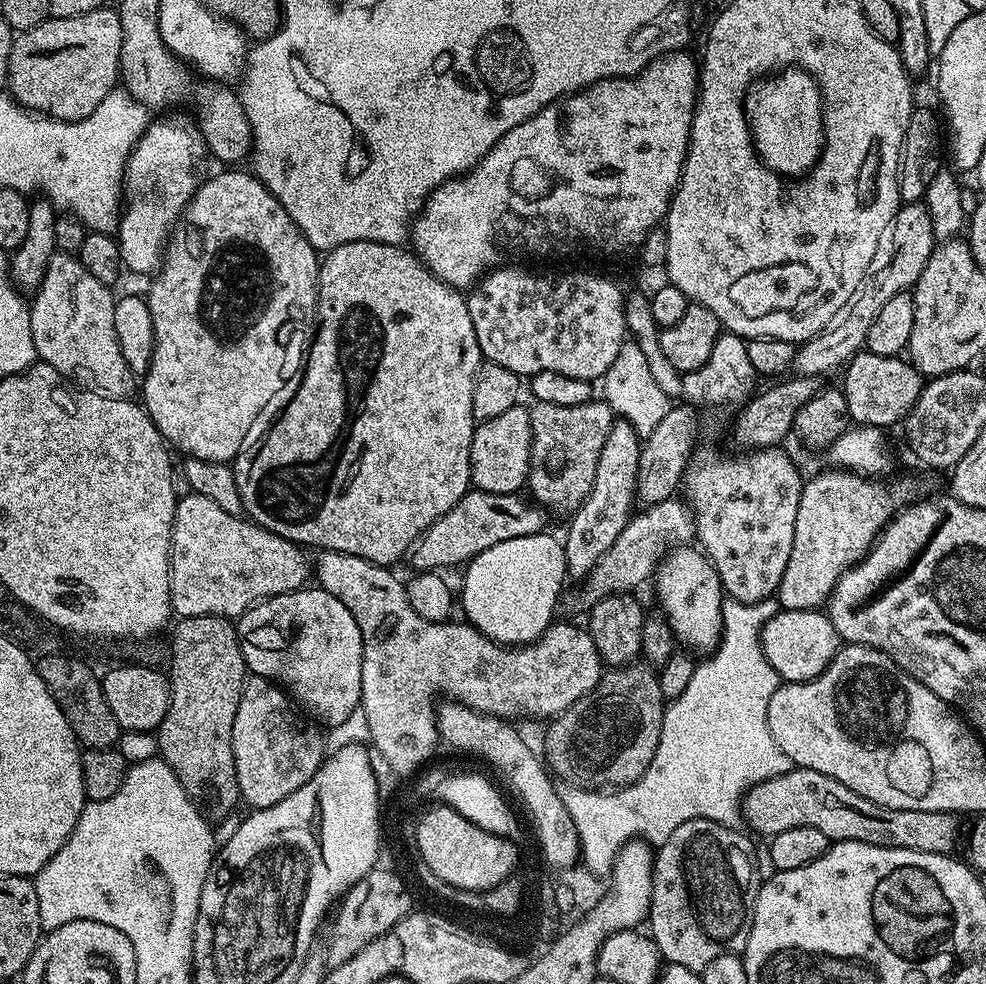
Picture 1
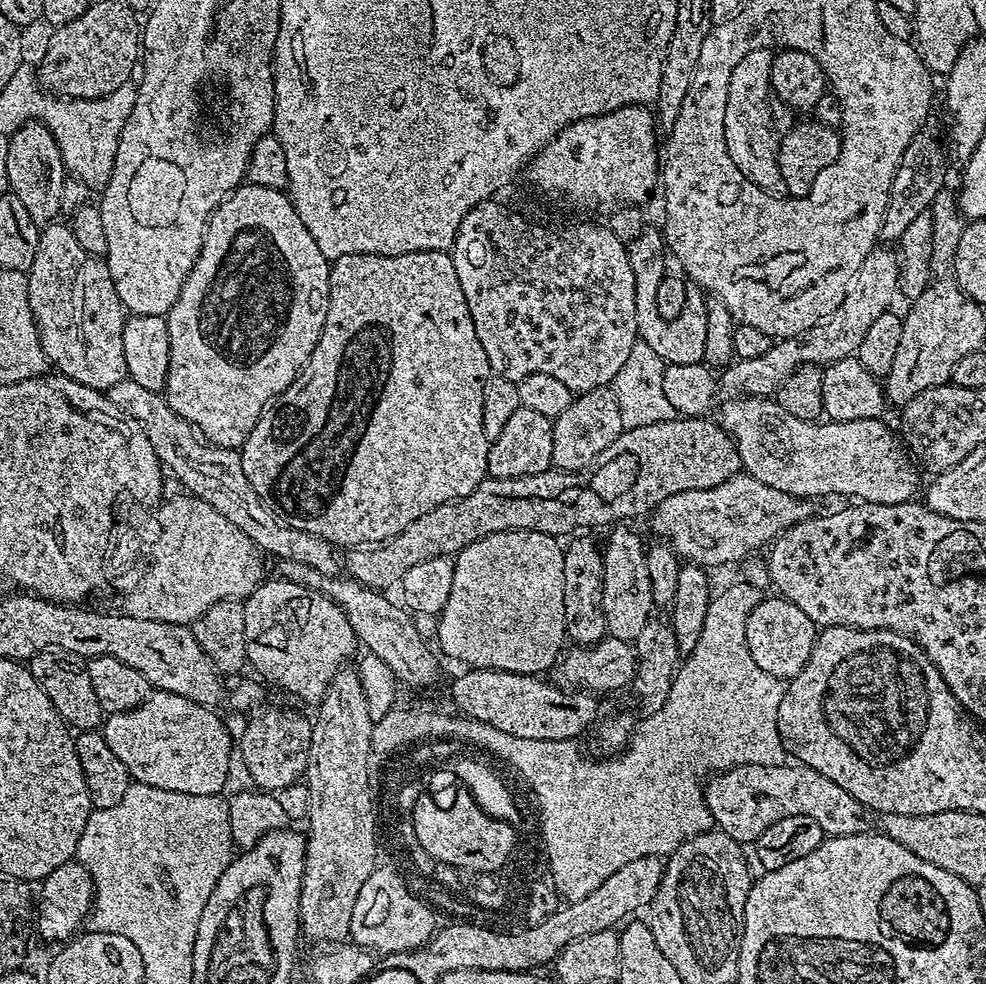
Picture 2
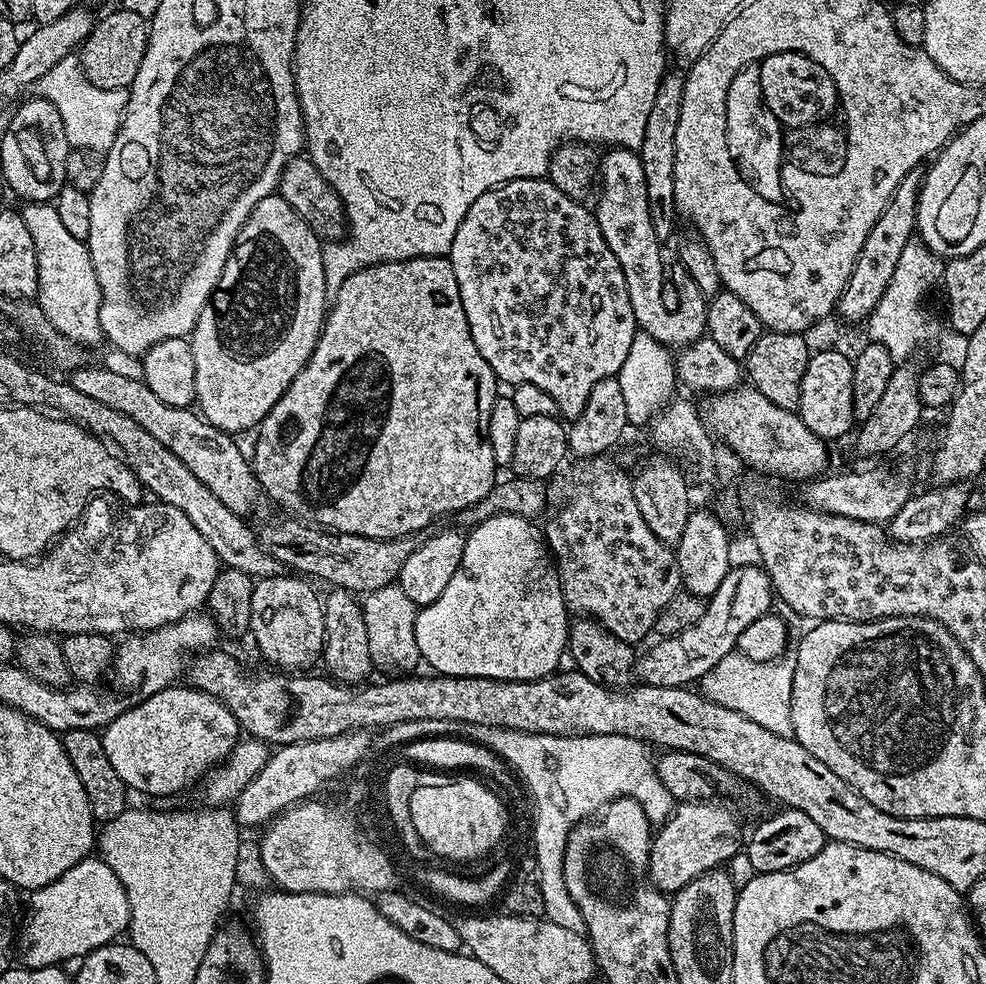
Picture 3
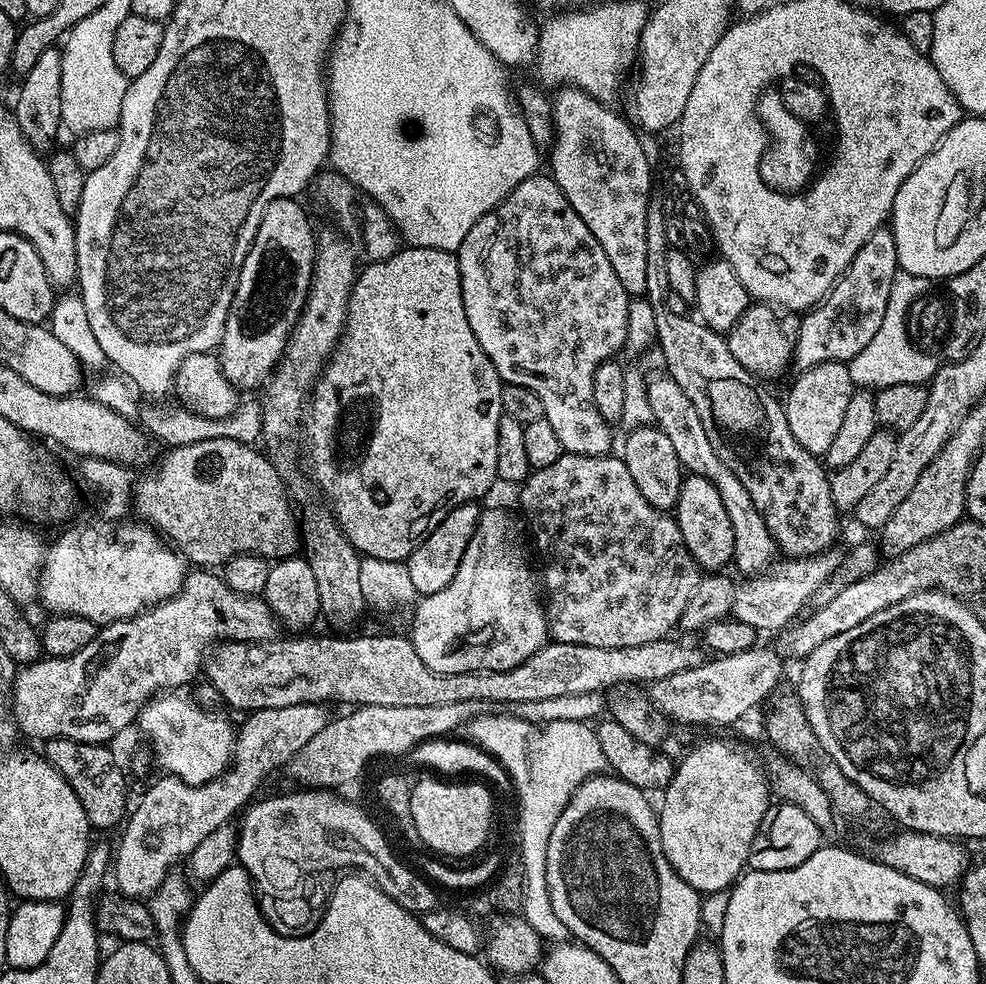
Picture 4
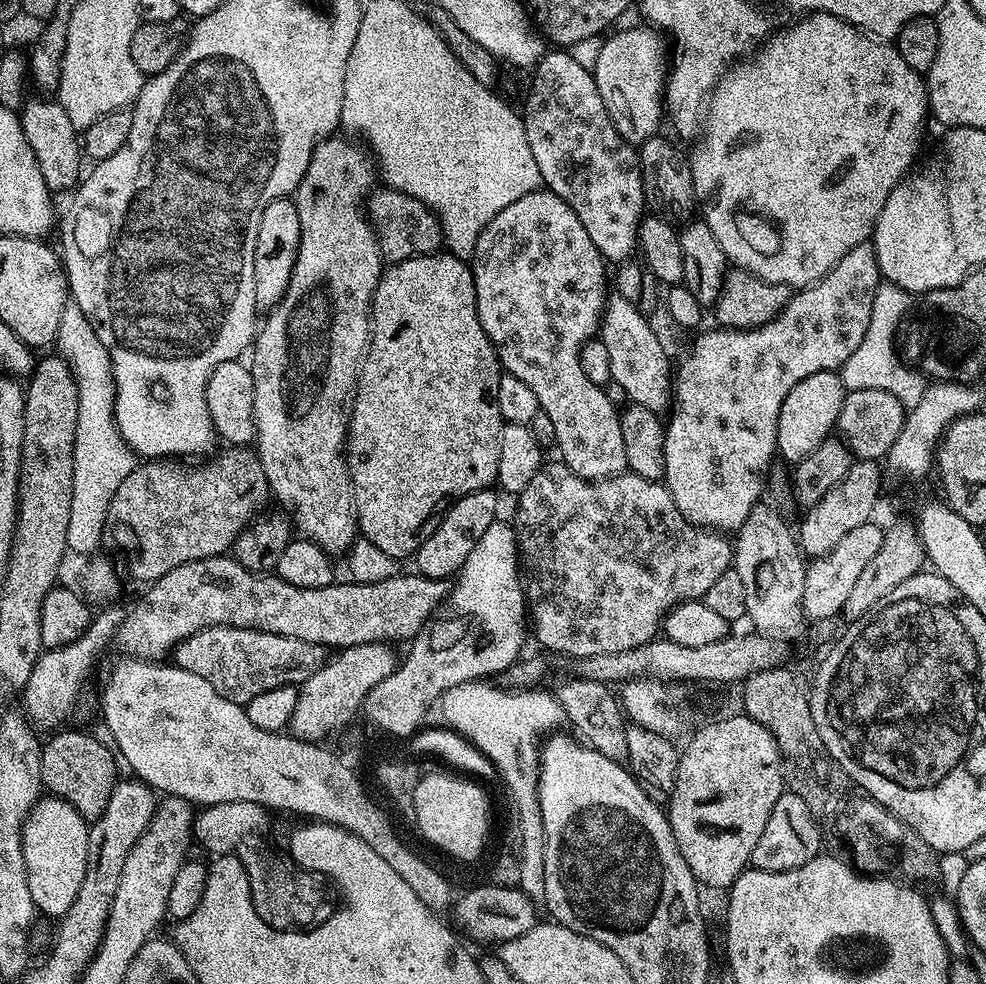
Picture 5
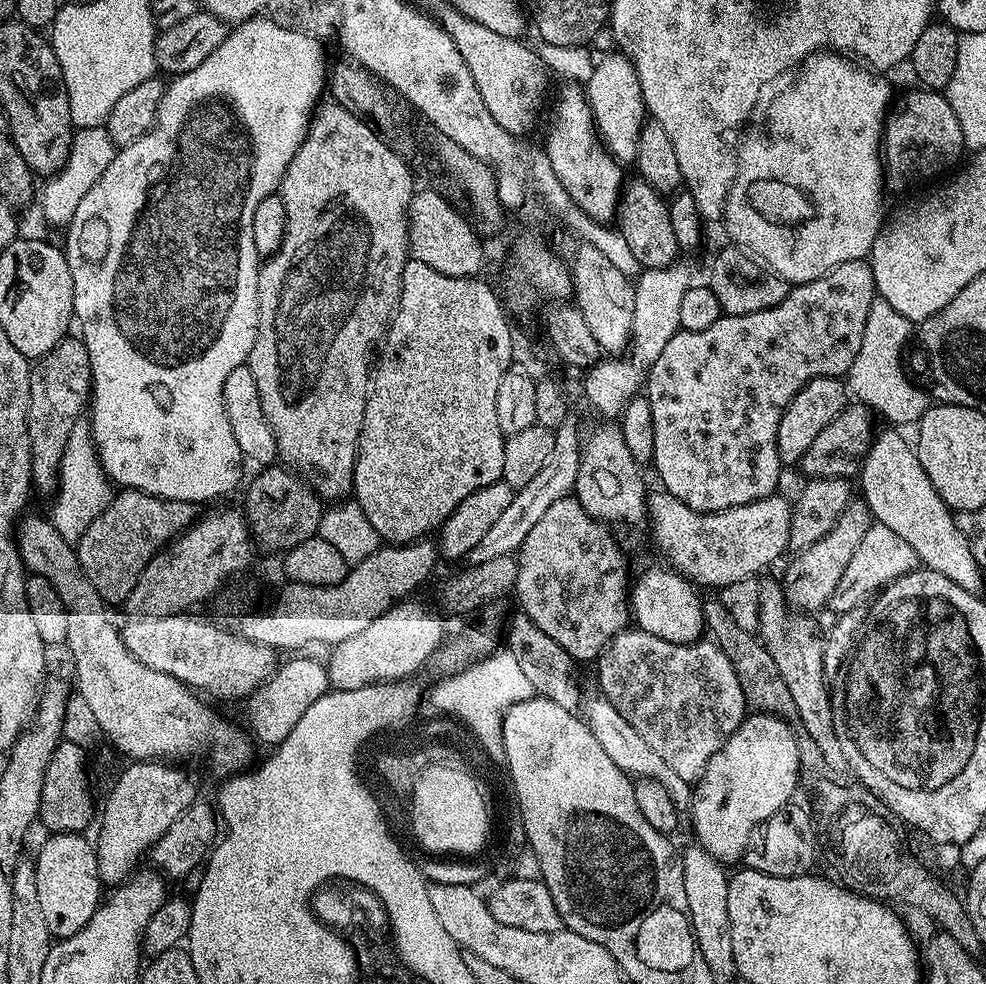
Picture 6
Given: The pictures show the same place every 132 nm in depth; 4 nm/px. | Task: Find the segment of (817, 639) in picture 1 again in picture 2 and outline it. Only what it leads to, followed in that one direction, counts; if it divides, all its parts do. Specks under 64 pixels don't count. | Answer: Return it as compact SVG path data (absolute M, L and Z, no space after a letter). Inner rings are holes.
M772 594L772 597L762 598L754 610L750 610L750 618L746 618L746 646L750 650L750 658L766 670L766 674L776 676L785 682L792 680L803 670L810 654L816 645L818 625L794 602L785 600L779 594Z

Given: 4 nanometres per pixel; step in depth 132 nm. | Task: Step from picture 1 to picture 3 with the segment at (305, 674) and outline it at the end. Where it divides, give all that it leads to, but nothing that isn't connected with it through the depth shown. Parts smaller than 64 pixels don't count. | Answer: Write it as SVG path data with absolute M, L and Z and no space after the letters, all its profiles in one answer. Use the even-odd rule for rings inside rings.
M281 574L279 576L271 576L270 578L266 578L265 580L256 580L254 583L254 599L250 602L250 626L248 627L248 631L250 633L251 639L256 639L256 648L261 652L262 655L265 656L266 659L269 660L272 664L277 664L277 669L280 670L304 670L307 664L312 664L321 659L323 650L324 650L324 606L321 600L321 597L316 596L316 592L311 588L308 584L309 581L307 579L301 578L296 574Z

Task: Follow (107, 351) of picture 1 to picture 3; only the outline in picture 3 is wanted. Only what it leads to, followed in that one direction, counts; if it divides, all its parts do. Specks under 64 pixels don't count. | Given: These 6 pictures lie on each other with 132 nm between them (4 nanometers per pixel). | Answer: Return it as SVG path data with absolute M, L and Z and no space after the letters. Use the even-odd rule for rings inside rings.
M25 203L19 209L20 217L34 238L38 254L38 290L36 300L45 312L52 328L66 338L73 339L76 345L96 344L102 340L100 330L100 287L98 274L94 274L94 262L88 253L88 245L74 238L62 226L55 203Z

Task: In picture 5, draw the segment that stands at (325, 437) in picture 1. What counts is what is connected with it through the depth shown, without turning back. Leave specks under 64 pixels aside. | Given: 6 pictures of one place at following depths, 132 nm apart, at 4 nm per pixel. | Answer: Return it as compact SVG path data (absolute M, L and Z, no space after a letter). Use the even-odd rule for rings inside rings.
M433 254L430 256L415 256L409 260L403 260L401 264L394 264L385 267L380 274L380 281L376 287L376 292L372 295L372 311L370 313L370 343L366 349L366 355L362 361L362 371L358 376L358 387L354 393L354 399L350 404L350 419L348 422L348 434L346 437L346 459L348 461L348 472L352 475L352 498L356 501L356 522L358 532L361 537L370 542L374 542L374 546L378 546L378 550L390 554L398 561L403 561L404 556L408 558L415 557L416 551L422 546L422 542L426 542L426 538L430 538L430 534L434 534L434 530L440 524L440 519L444 517L448 507L460 500L466 494L477 492L483 488L496 484L496 475L498 474L498 438L500 437L500 429L502 421L500 411L498 410L498 382L502 375L502 365L498 357L496 357L496 348L490 342L490 338L486 334L486 330L482 330L482 322L478 318L478 310L476 309L476 287L474 286L474 278L472 277L472 269L463 260L451 254Z

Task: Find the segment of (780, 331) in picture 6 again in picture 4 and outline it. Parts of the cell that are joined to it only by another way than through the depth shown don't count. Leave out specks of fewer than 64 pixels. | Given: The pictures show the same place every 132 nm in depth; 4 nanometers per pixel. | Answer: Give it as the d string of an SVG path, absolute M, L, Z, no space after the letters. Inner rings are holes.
M885 226L874 230L866 242L854 254L848 269L840 275L835 286L828 291L827 296L815 308L805 311L800 322L800 334L796 338L796 345L792 351L792 364L797 369L813 368L827 360L847 362L862 354L870 338L878 334L878 326L882 326L882 318L886 314L886 302L890 302L890 282L894 282L894 274L898 271L896 259L898 248L894 246L894 234L891 227ZM689 475L683 481L680 497L674 507L676 525L682 530L688 552L705 573L727 569L735 554L734 529L718 490L706 478Z

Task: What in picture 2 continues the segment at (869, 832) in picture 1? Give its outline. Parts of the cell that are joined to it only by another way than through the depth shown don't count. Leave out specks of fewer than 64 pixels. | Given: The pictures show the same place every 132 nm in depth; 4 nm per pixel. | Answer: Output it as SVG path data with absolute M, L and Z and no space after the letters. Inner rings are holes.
M785 762L778 766L740 764L736 768L717 771L703 785L703 790L713 825L741 846L755 844L774 822L798 814L814 818L814 822L822 826L825 837L857 836L870 828L869 809L858 802L854 794L846 794L838 782L830 782L826 774L818 774L818 770L799 762Z

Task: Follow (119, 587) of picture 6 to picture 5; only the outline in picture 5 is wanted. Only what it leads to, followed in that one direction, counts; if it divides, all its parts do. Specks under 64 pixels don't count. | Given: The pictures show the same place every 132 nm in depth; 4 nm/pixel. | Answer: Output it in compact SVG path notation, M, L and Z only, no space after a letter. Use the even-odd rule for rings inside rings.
M232 446L224 451L228 452L222 453L209 468L200 468L197 472L183 472L172 462L144 462L133 468L126 482L118 486L108 507L106 536L128 555L128 568L134 579L151 582L179 564L225 555L240 531L265 507L264 499L269 499L270 493L255 451L244 446Z

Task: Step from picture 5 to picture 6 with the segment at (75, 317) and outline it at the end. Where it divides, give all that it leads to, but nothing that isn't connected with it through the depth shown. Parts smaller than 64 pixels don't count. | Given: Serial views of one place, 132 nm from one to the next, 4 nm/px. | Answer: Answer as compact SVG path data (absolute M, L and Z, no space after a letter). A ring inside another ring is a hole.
M84 422L76 424L61 460L59 487L54 492L56 496L55 528L70 545L79 544L90 522L94 522L94 518L98 518L98 514L102 514L102 510L108 508L113 495L114 488L100 464L91 427Z

